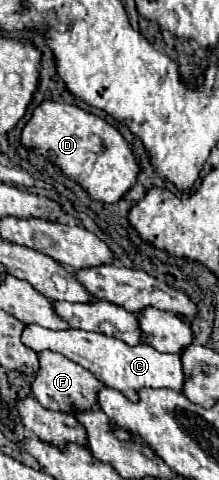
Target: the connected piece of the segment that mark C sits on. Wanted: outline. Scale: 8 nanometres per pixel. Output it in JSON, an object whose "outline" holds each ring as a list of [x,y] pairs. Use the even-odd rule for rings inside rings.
{"outline":[[[27,324],[23,328],[21,336],[23,344],[29,346],[35,352],[41,350],[53,350],[69,358],[71,362],[87,368],[93,376],[99,376],[105,386],[115,388],[127,396],[127,400],[135,402],[137,400],[137,390],[139,388],[173,388],[181,390],[185,374],[181,366],[181,358],[177,354],[167,354],[167,352],[157,352],[149,344],[137,344],[129,346],[119,338],[99,334],[99,332],[85,332],[77,328],[67,328],[67,330],[51,330],[43,328],[39,324]]]}

